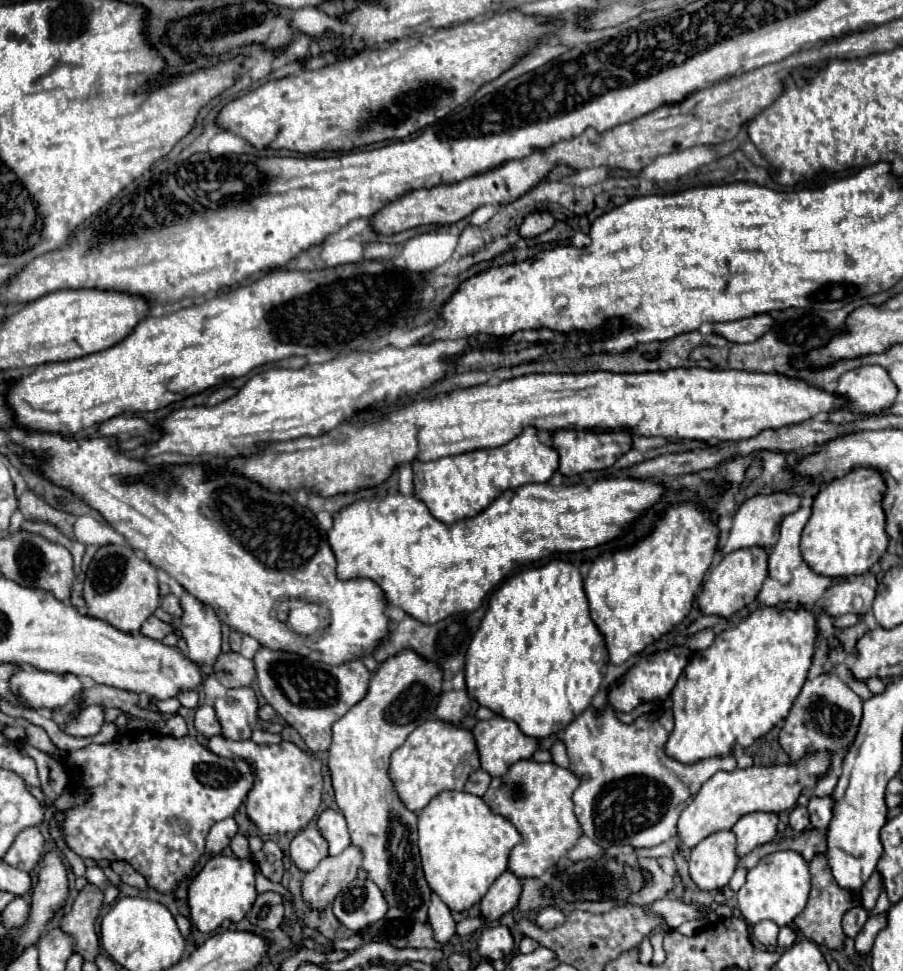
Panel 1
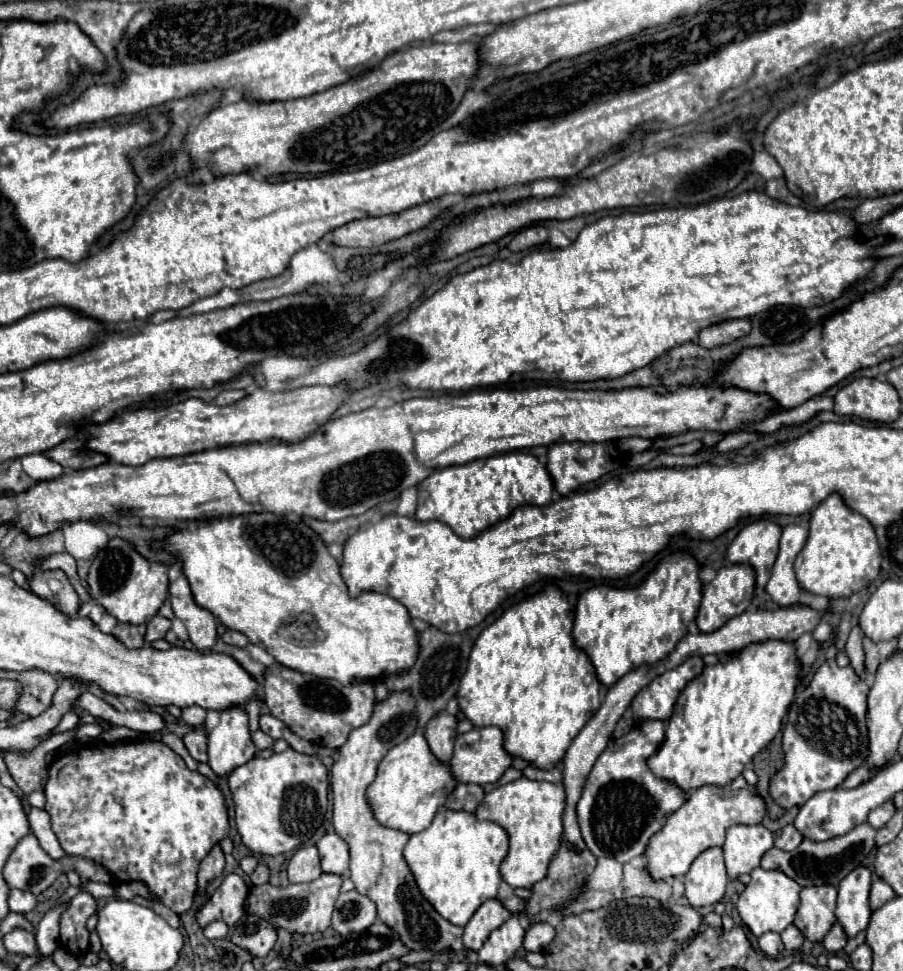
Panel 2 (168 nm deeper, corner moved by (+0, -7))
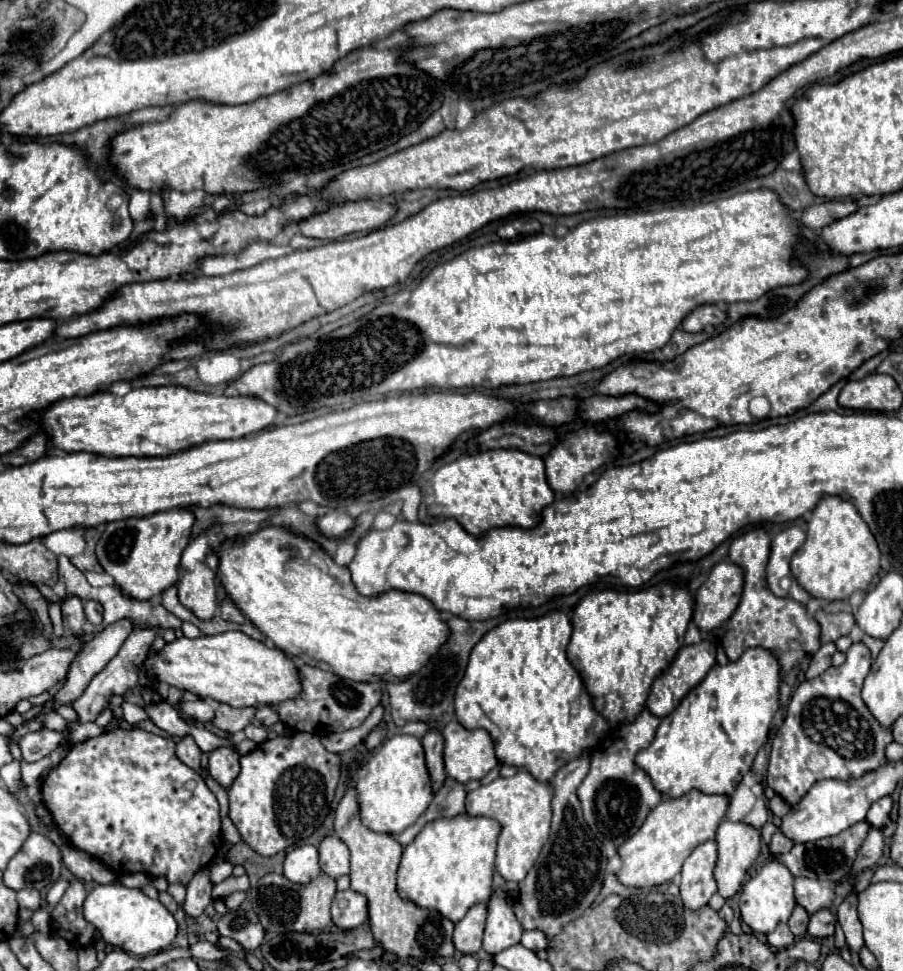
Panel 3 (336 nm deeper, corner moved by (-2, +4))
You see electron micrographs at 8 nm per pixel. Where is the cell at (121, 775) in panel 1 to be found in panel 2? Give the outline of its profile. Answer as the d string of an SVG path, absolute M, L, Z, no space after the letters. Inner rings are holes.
M137 740L113 746L93 744L65 752L49 766L45 796L53 832L67 856L91 858L107 868L117 882L119 874L125 880L143 882L151 894L177 914L187 912L193 904L199 862L213 844L229 836L229 816L221 786L201 772L189 770L183 758L163 742Z

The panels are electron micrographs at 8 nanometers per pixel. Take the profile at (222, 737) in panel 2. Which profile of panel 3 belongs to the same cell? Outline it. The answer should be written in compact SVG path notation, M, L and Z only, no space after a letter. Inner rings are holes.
M215 749L209 755L209 775L223 789L229 789L239 775L239 753L233 749Z

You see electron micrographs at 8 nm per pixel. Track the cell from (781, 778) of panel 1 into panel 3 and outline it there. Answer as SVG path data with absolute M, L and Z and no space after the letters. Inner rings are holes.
M687 793L677 801L663 799L651 813L635 835L619 845L617 855L621 859L621 869L617 871L619 883L625 887L655 887L675 879L681 871L683 861L689 853L703 841L715 839L715 831L723 821L727 811L727 797L709 797L705 793Z

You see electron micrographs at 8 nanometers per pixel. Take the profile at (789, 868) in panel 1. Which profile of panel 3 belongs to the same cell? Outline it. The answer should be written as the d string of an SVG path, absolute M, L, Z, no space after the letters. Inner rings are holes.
M773 859L763 869L749 879L743 889L741 889L741 919L755 931L755 933L771 933L779 923L787 923L791 911L795 907L795 897L793 897L793 875L789 869Z

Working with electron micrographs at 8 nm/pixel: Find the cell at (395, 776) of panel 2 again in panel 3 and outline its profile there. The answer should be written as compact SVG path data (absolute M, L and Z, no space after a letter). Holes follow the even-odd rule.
M395 735L385 741L355 773L353 785L357 791L361 823L375 833L389 833L393 837L413 825L433 799L421 741L413 735Z

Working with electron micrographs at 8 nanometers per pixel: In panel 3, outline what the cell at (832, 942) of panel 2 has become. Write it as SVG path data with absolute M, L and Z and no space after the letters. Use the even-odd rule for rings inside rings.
M819 909L817 913L811 915L809 927L807 927L807 933L811 937L823 939L823 937L833 935L833 931L835 931L835 915L829 909Z

